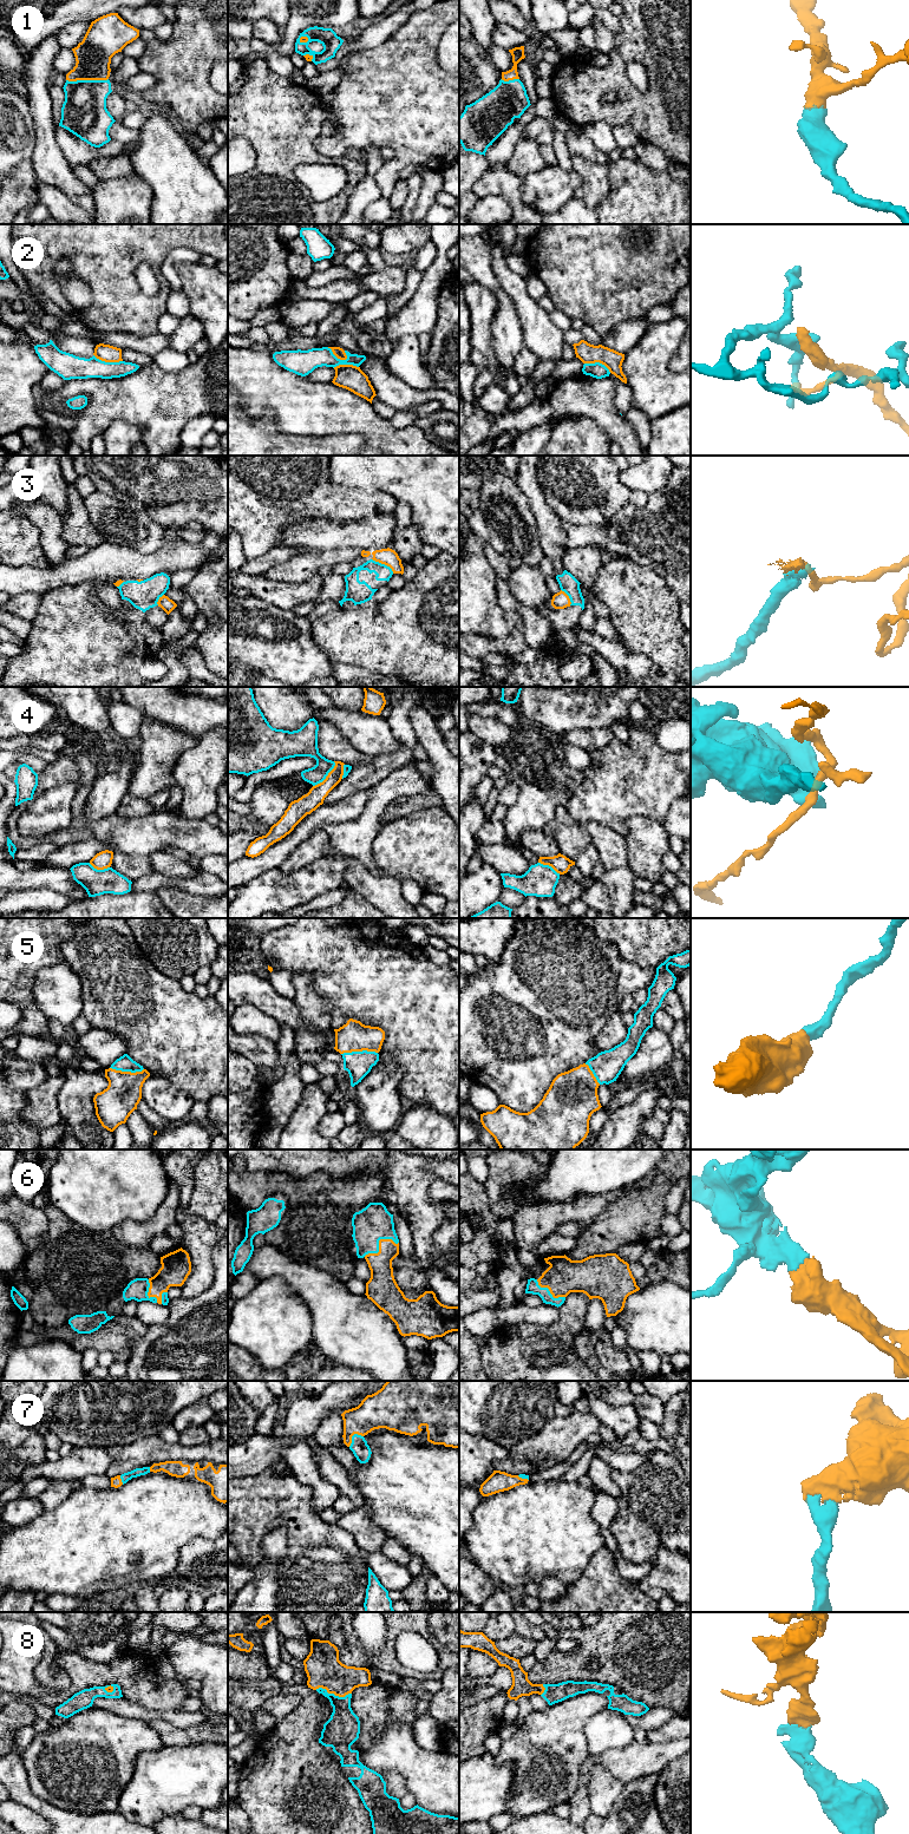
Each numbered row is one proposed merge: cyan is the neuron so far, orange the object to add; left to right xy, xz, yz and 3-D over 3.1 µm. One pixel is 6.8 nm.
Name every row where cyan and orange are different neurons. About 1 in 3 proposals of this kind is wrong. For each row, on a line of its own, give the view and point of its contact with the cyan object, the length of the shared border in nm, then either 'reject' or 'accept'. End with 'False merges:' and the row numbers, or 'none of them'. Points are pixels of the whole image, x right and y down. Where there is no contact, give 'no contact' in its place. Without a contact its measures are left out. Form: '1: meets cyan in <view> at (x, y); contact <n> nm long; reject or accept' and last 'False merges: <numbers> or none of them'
1: meets cyan in xy at (86, 80); contact 280 nm long; accept
2: meets cyan in xy at (108, 362); contact 200 nm long; reject
3: meets cyan in xz at (384, 564); contact 180 nm long; reject
4: meets cyan in xz at (327, 774); contact 220 nm long; reject
5: meets cyan in xz at (359, 1052); contact 240 nm long; accept
6: meets cyan in xz at (378, 1244); contact 260 nm long; accept
7: meets cyan in xz at (352, 1436); contact 130 nm long; accept
8: meets cyan in xz at (333, 1694); contact 260 nm long; accept
False merges: 2, 3, 4

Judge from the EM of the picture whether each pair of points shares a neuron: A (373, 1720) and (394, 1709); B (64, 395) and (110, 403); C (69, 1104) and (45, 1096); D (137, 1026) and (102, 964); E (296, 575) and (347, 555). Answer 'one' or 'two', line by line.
A: one
B: one
C: two
D: one
E: one

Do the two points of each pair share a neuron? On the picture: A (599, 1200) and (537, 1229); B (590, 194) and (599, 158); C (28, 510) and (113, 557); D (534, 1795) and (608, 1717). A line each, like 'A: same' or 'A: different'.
A: same
B: different
C: different
D: different

